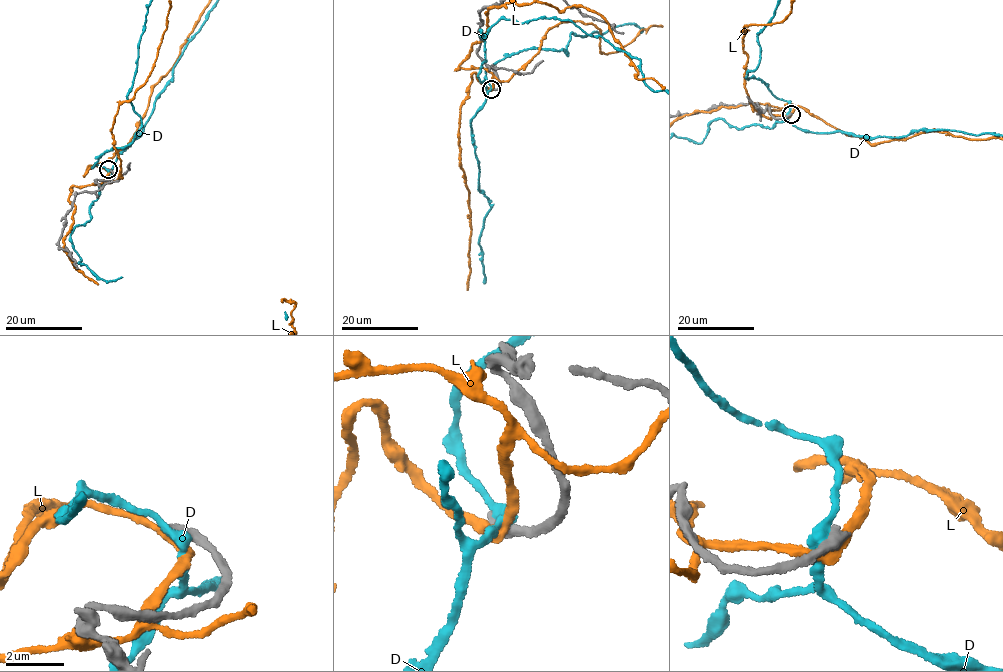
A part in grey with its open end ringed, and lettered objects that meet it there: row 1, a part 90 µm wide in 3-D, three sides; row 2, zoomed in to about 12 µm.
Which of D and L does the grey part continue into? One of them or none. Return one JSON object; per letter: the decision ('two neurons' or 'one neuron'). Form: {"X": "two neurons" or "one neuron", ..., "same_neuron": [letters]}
{"D": "two neurons", "L": "two neurons", "same_neuron": []}

